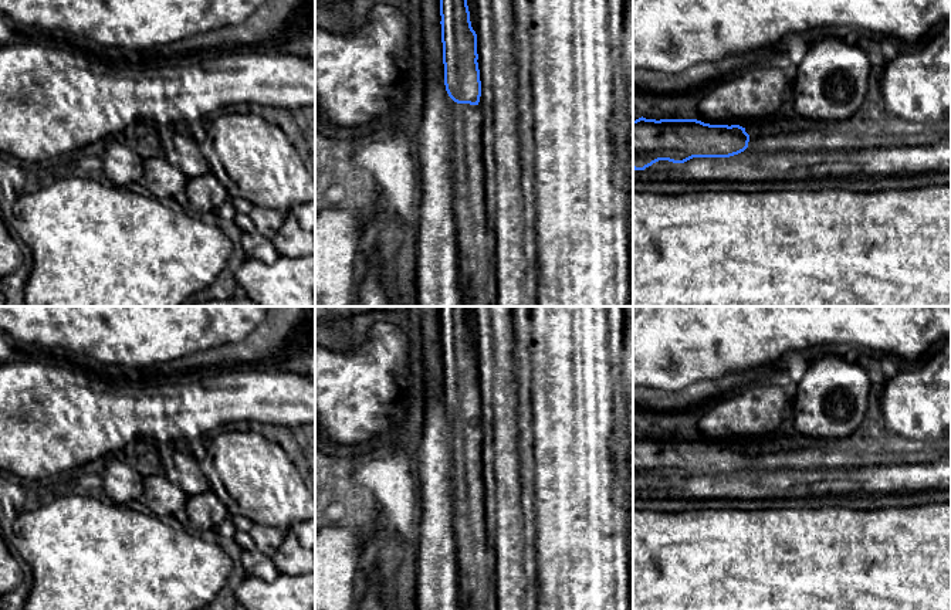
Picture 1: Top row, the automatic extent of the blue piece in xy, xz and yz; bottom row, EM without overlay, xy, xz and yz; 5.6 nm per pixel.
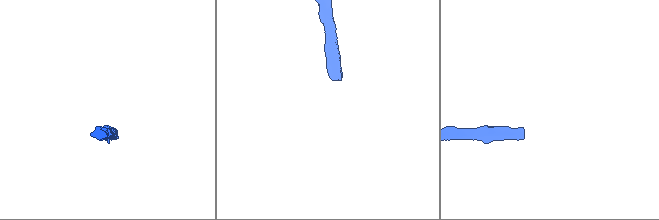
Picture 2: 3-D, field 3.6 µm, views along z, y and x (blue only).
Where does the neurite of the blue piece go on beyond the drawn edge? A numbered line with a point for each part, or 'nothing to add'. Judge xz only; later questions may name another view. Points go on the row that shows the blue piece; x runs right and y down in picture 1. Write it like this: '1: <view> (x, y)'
1: xz (476, 243)

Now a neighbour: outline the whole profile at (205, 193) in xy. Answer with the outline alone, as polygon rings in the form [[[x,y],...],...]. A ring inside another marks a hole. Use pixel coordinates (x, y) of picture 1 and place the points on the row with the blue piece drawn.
[[[213,174],[189,179],[186,197],[189,211],[206,218],[211,218],[219,207],[229,200],[226,187]]]

